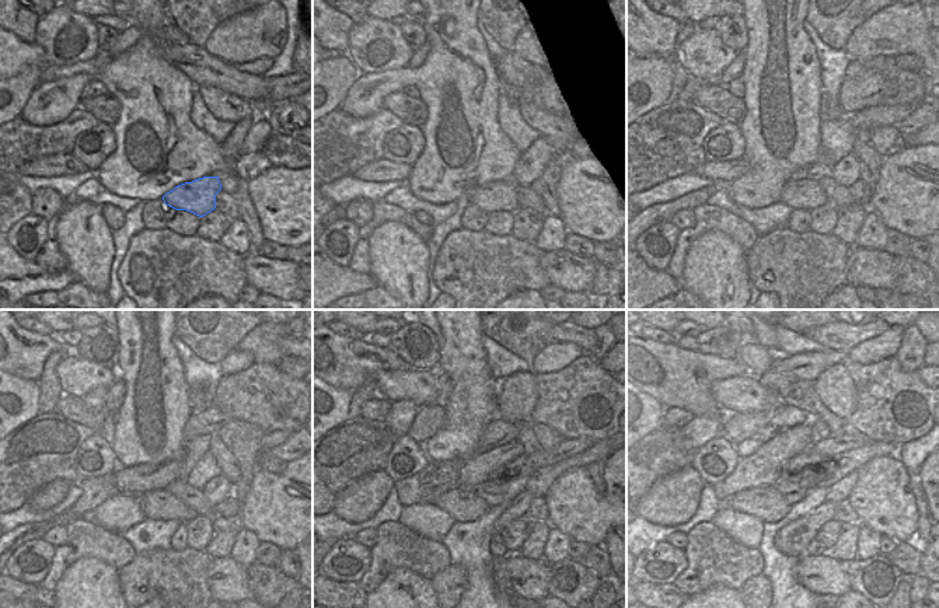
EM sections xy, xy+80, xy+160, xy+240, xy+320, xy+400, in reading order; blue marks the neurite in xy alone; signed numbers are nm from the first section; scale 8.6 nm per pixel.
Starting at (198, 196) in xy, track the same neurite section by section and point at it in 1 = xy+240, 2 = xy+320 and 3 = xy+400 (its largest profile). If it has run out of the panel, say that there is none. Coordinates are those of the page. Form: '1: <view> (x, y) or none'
1: xy+240 (157, 505)
2: xy+320 (460, 505)
3: xy+400 (765, 503)

